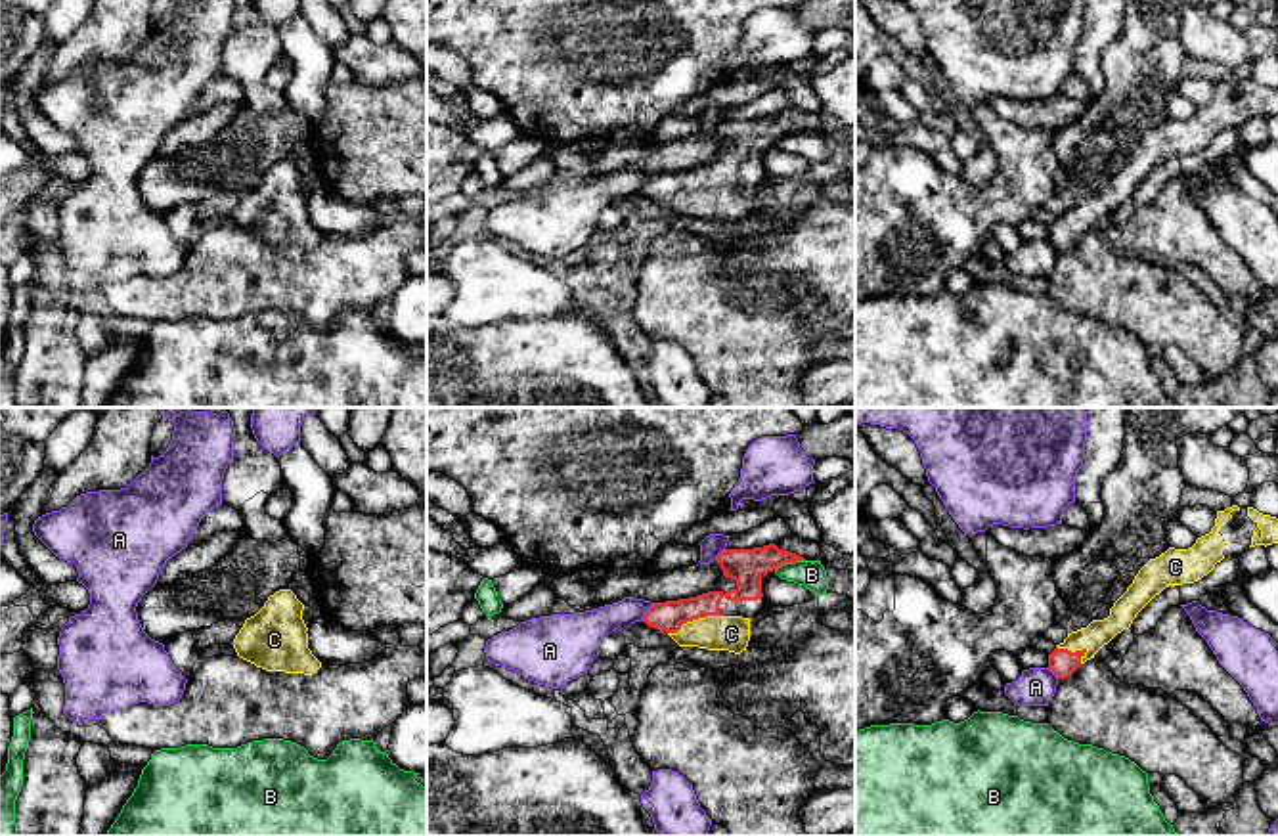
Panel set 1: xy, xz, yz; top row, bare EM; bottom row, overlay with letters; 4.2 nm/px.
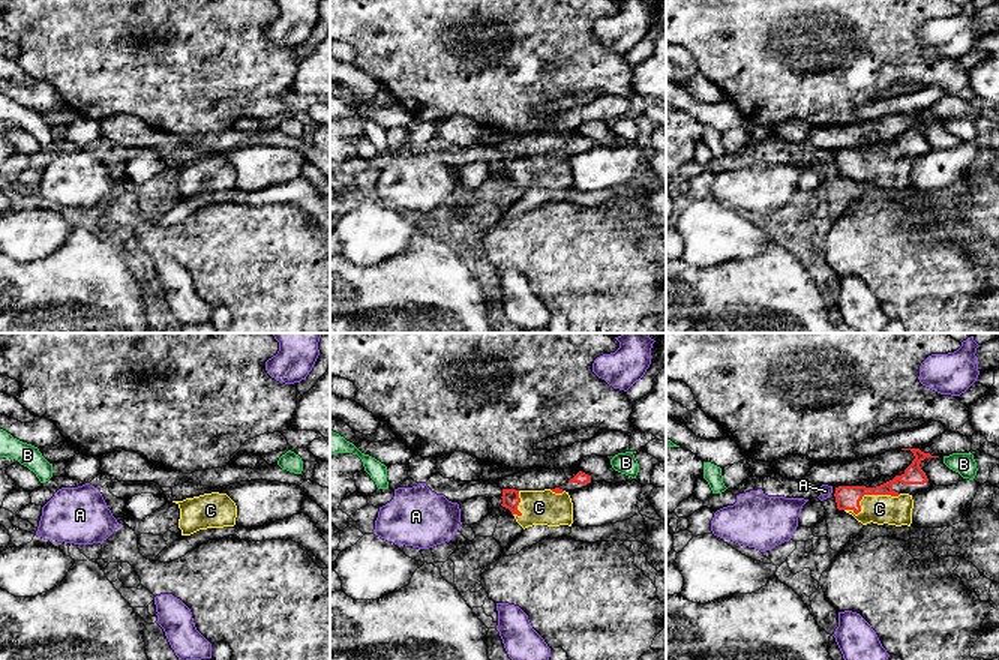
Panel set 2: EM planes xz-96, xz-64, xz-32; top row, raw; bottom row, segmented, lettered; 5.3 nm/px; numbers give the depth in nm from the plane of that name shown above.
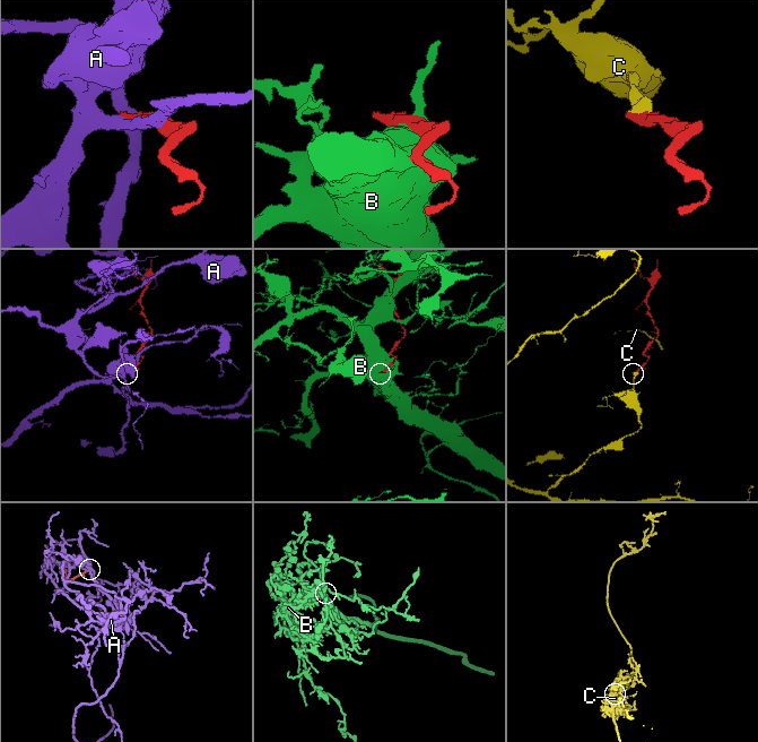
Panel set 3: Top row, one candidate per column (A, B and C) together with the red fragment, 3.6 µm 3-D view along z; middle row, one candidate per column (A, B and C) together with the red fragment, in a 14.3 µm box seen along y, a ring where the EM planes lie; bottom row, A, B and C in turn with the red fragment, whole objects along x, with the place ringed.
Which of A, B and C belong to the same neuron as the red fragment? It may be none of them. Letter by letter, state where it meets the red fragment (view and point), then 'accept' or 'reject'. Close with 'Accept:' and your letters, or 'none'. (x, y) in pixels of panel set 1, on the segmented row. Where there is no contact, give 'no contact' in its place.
A: meets red in xz at (645, 613); reject
B: meets red in xz at (789, 561); reject
C: meets red in xz at (695, 618); accept
Accept: C

